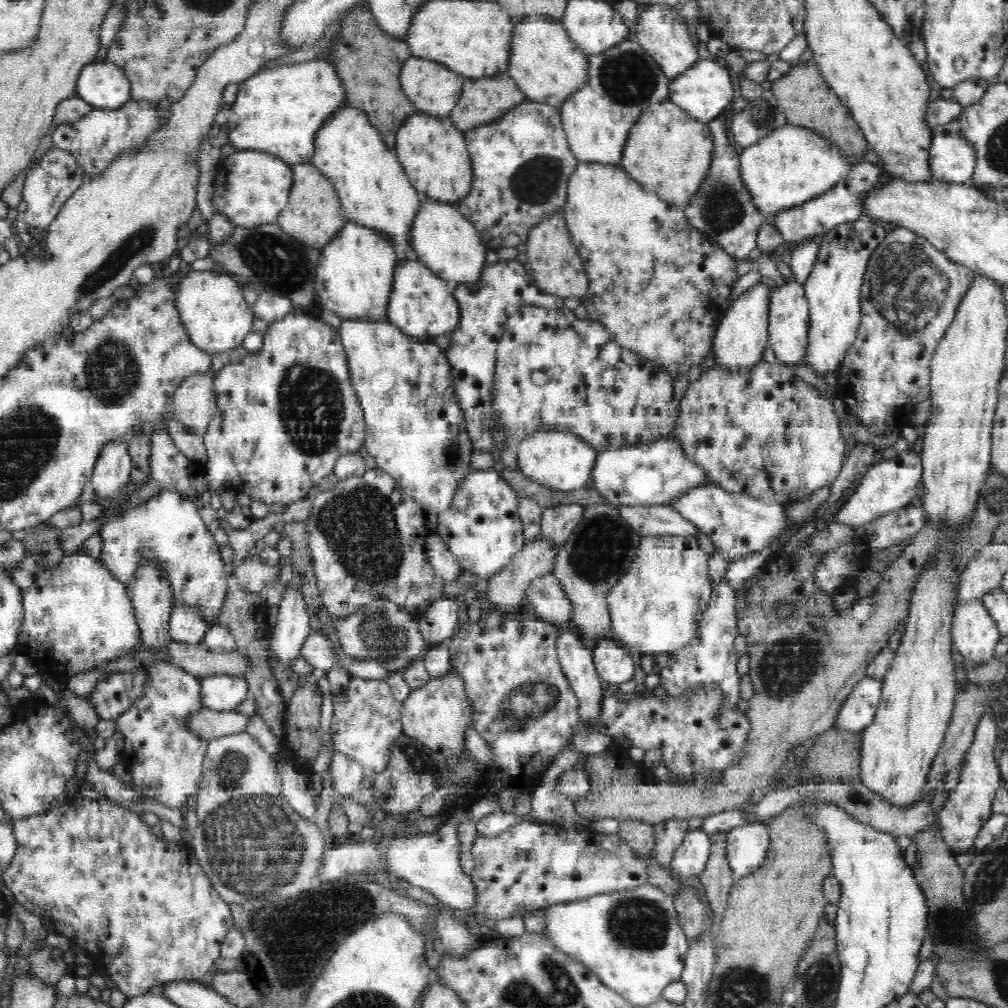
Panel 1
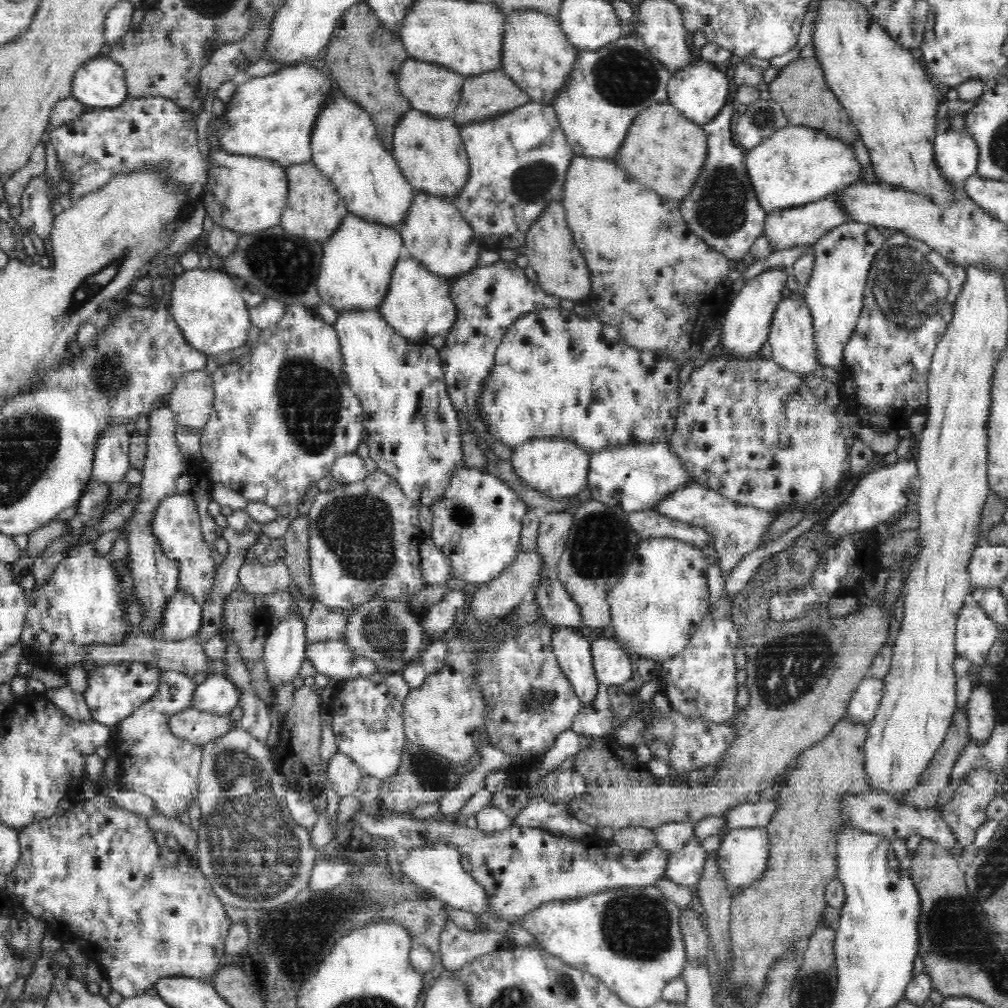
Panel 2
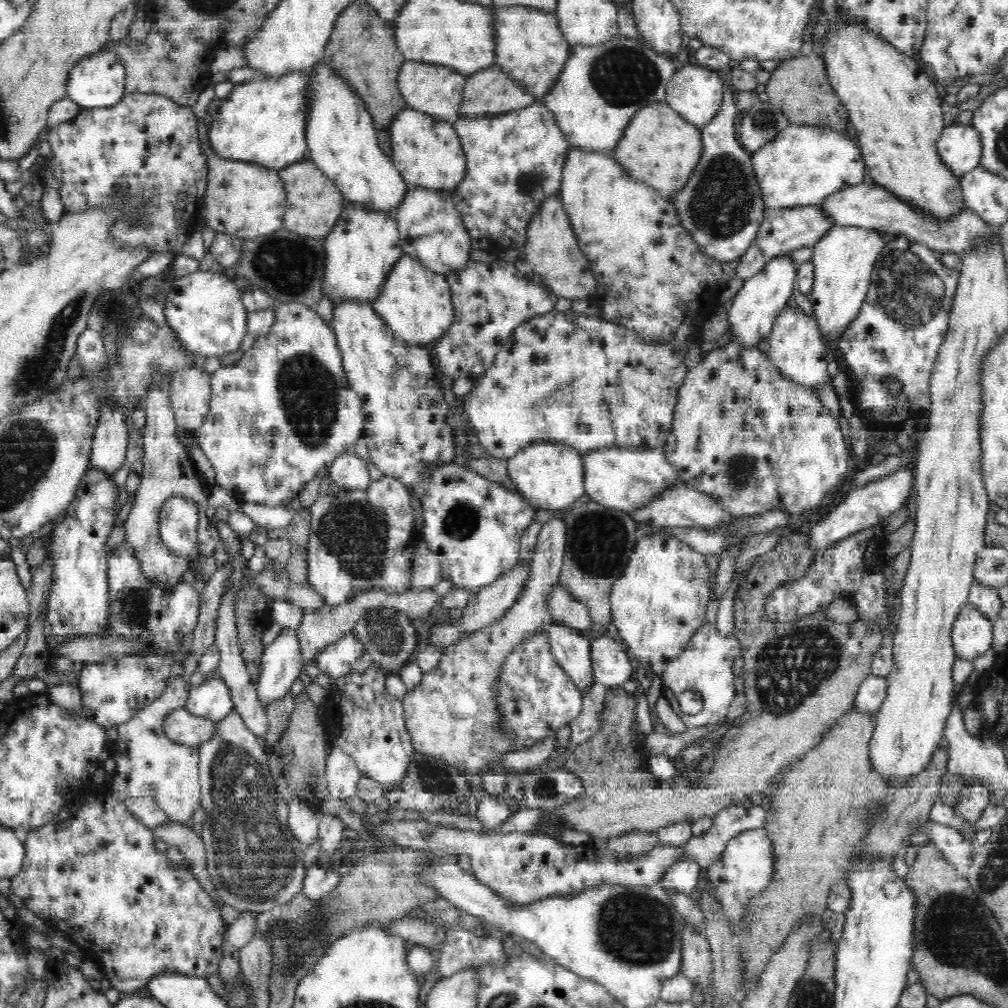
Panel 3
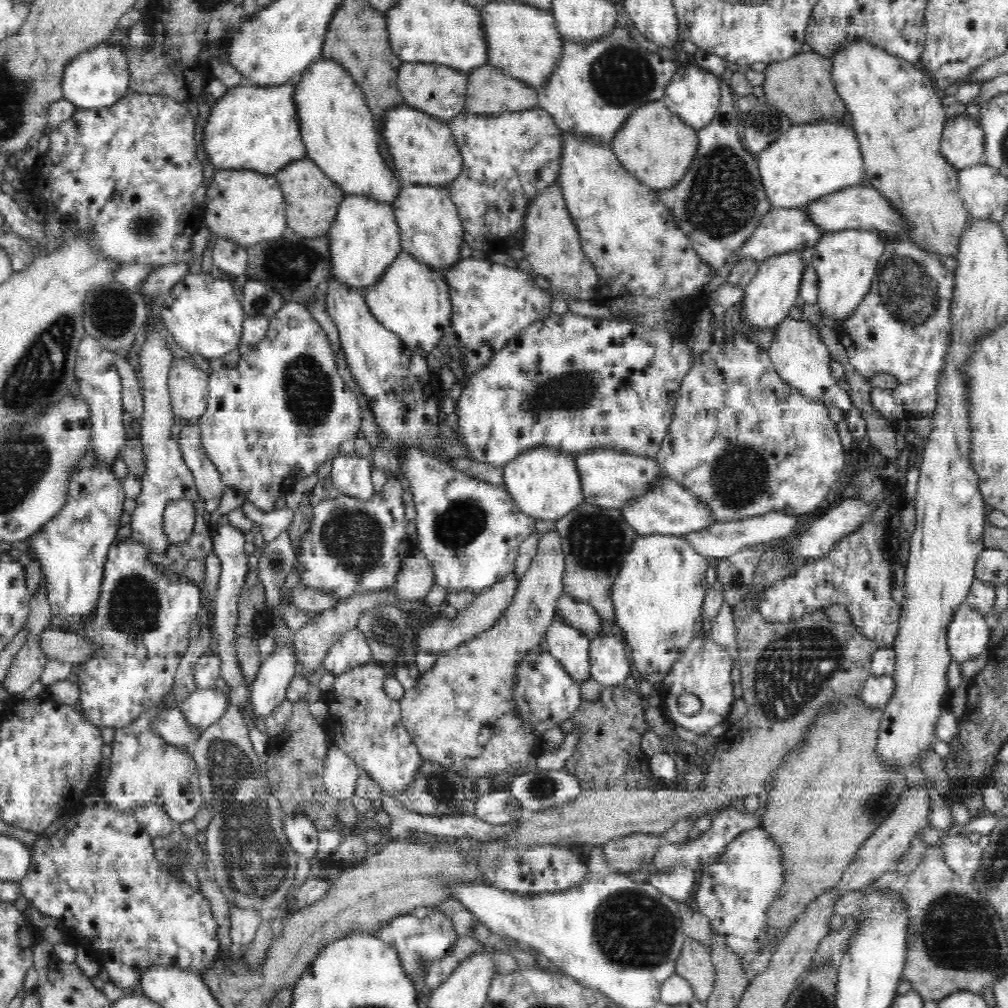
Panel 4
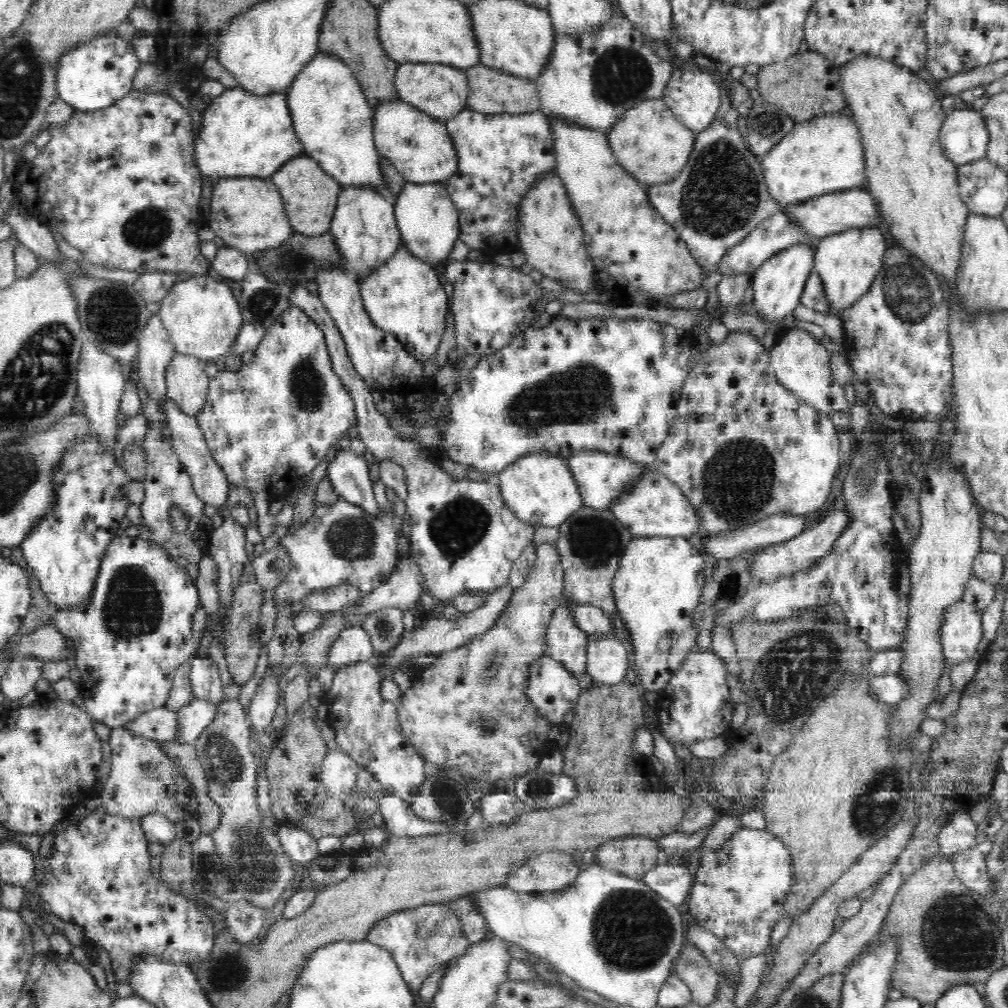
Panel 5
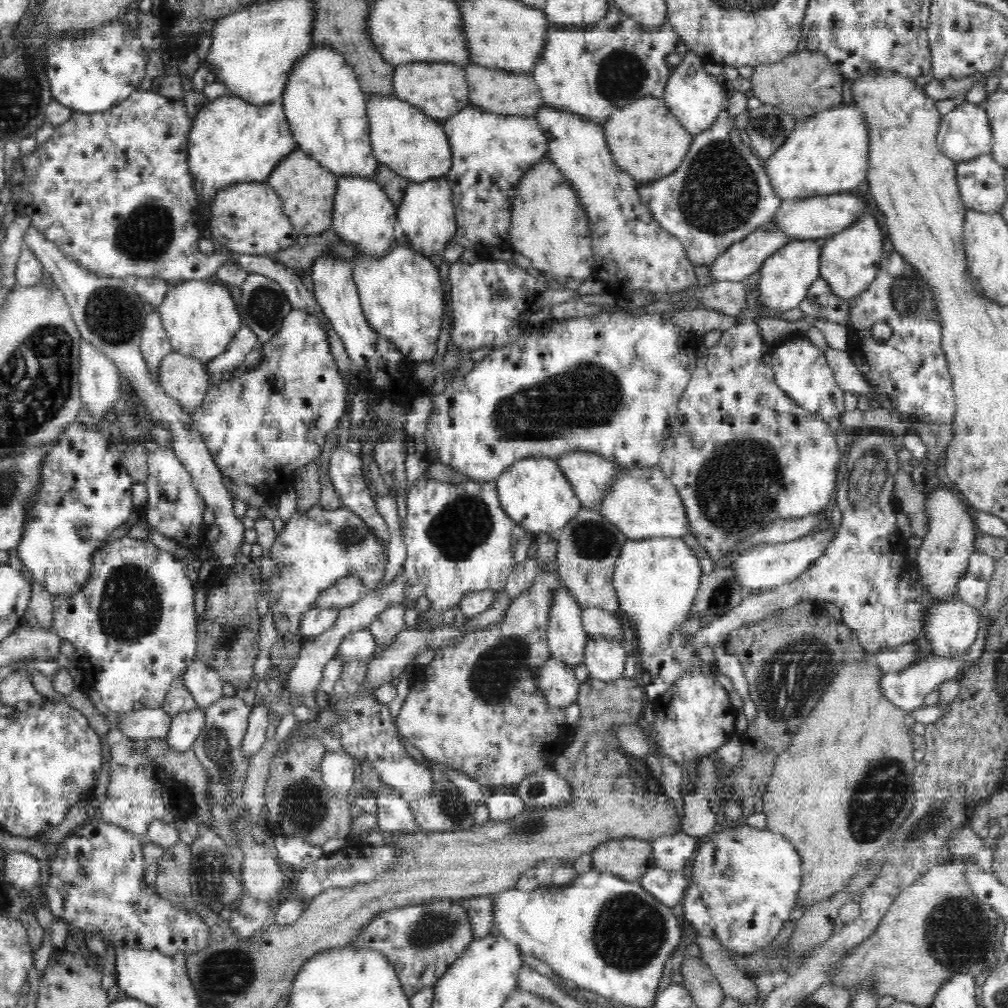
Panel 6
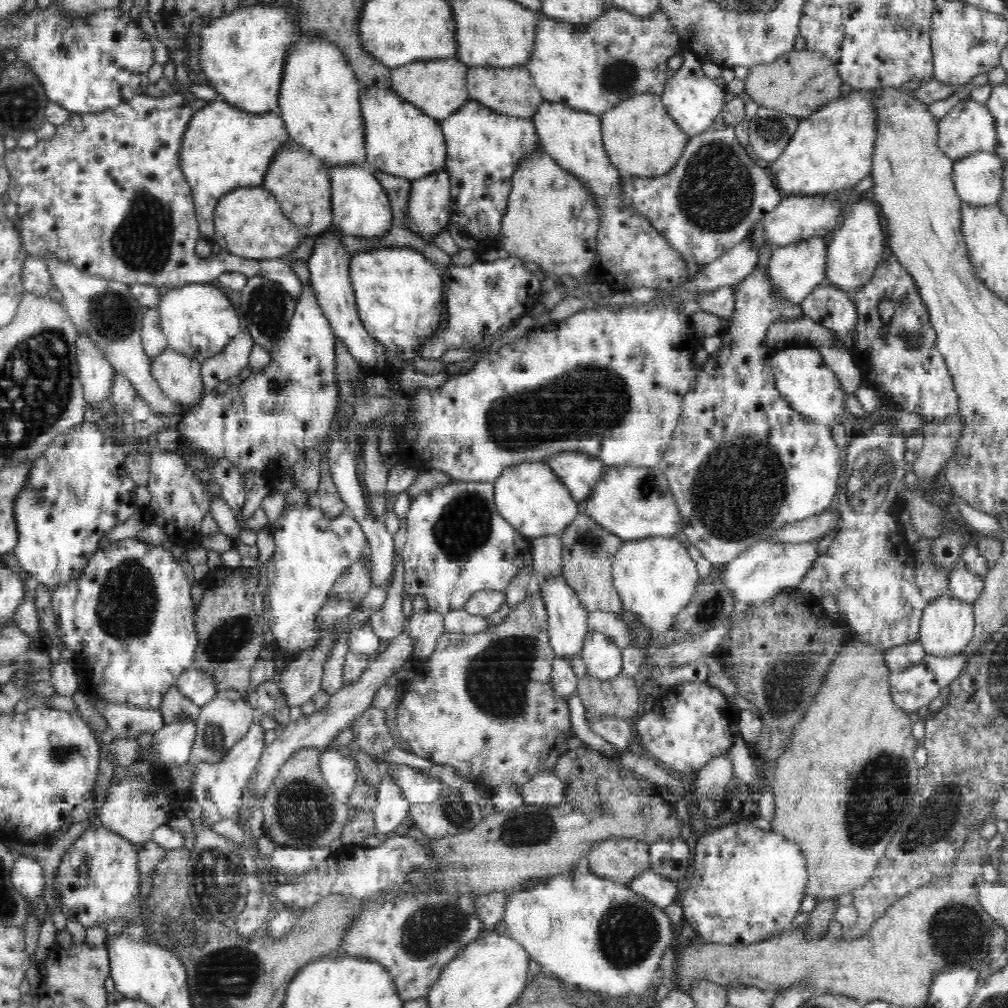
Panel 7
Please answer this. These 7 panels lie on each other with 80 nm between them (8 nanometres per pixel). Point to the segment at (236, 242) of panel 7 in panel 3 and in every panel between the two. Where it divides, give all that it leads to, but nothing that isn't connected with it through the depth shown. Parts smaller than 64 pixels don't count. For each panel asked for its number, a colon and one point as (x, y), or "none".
3: (243, 199)
4: (247, 207)
5: (248, 213)
6: (247, 218)

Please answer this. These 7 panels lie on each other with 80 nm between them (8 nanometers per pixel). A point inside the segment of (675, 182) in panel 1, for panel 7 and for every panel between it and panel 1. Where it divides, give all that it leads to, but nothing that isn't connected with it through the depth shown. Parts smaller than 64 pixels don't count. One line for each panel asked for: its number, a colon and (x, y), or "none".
2: (652, 154)
3: (660, 147)
4: (654, 145)
5: (652, 144)
6: (646, 140)
7: (642, 139)

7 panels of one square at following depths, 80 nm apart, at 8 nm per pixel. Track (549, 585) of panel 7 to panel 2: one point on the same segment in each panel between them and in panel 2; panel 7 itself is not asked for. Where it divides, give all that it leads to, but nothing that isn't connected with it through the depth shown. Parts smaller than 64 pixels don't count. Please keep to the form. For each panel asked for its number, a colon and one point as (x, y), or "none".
2: (573, 651)
3: (572, 649)
4: (569, 646)
5: (566, 643)
6: (566, 637)

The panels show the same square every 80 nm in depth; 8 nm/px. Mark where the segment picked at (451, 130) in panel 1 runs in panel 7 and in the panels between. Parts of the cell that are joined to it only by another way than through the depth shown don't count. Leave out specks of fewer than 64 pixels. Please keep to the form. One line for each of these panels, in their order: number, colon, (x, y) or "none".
2: (429, 151)
3: (427, 151)
4: (424, 150)
5: (420, 147)
6: (403, 138)
7: (401, 140)

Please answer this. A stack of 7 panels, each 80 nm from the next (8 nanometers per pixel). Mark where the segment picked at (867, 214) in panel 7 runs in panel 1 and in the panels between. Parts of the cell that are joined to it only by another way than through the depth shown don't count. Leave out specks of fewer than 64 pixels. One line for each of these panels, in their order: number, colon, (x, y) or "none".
1: (832, 289)
2: (843, 257)
3: (844, 258)
4: (846, 260)
5: (847, 262)
6: (849, 259)

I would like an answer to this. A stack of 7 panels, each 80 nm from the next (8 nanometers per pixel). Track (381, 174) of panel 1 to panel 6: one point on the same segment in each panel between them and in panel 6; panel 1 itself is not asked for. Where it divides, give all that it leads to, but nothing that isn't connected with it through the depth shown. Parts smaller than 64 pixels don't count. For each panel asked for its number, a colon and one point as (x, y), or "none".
2: (344, 146)
3: (341, 138)
4: (336, 125)
5: (332, 119)
6: (326, 110)

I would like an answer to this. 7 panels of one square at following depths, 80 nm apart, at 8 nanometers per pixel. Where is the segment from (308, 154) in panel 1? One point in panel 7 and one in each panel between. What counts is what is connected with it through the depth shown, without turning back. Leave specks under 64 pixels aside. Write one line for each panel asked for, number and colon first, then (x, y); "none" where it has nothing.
2: (273, 116)
3: (264, 120)
4: (256, 127)
5: (242, 133)
6: (231, 141)
7: (224, 148)

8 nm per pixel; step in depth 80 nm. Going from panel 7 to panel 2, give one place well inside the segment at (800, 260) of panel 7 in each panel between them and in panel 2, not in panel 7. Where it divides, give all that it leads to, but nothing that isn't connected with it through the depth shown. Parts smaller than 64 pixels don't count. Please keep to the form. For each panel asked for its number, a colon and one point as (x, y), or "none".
2: (746, 325)
3: (755, 309)
4: (771, 294)
5: (779, 282)
6: (787, 274)

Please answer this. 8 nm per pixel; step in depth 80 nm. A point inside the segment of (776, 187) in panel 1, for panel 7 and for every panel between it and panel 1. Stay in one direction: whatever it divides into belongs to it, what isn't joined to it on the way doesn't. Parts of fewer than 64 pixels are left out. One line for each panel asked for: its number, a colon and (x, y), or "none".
2: (797, 165)
3: (804, 164)
4: (810, 161)
5: (818, 157)
6: (828, 153)
7: (831, 151)

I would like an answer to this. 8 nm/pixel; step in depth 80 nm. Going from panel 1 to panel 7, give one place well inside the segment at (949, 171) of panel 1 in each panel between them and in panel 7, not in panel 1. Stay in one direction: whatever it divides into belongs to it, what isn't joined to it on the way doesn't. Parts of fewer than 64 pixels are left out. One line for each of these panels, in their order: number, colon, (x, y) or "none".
2: (956, 153)
3: (959, 146)
4: (962, 141)
5: (963, 137)
6: (963, 134)
7: (968, 128)

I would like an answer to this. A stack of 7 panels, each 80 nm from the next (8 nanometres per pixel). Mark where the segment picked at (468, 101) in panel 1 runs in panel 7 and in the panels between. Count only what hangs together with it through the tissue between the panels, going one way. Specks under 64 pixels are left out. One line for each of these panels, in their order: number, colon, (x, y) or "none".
2: (486, 96)
3: (490, 93)
4: (490, 92)
5: (491, 91)
6: (505, 93)
7: (511, 91)

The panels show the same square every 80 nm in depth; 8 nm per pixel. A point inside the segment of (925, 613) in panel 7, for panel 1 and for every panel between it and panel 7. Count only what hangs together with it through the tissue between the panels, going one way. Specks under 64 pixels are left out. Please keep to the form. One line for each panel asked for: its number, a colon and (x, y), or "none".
1: (975, 633)
2: (975, 633)
3: (973, 632)
4: (968, 632)
5: (962, 630)
6: (952, 627)

